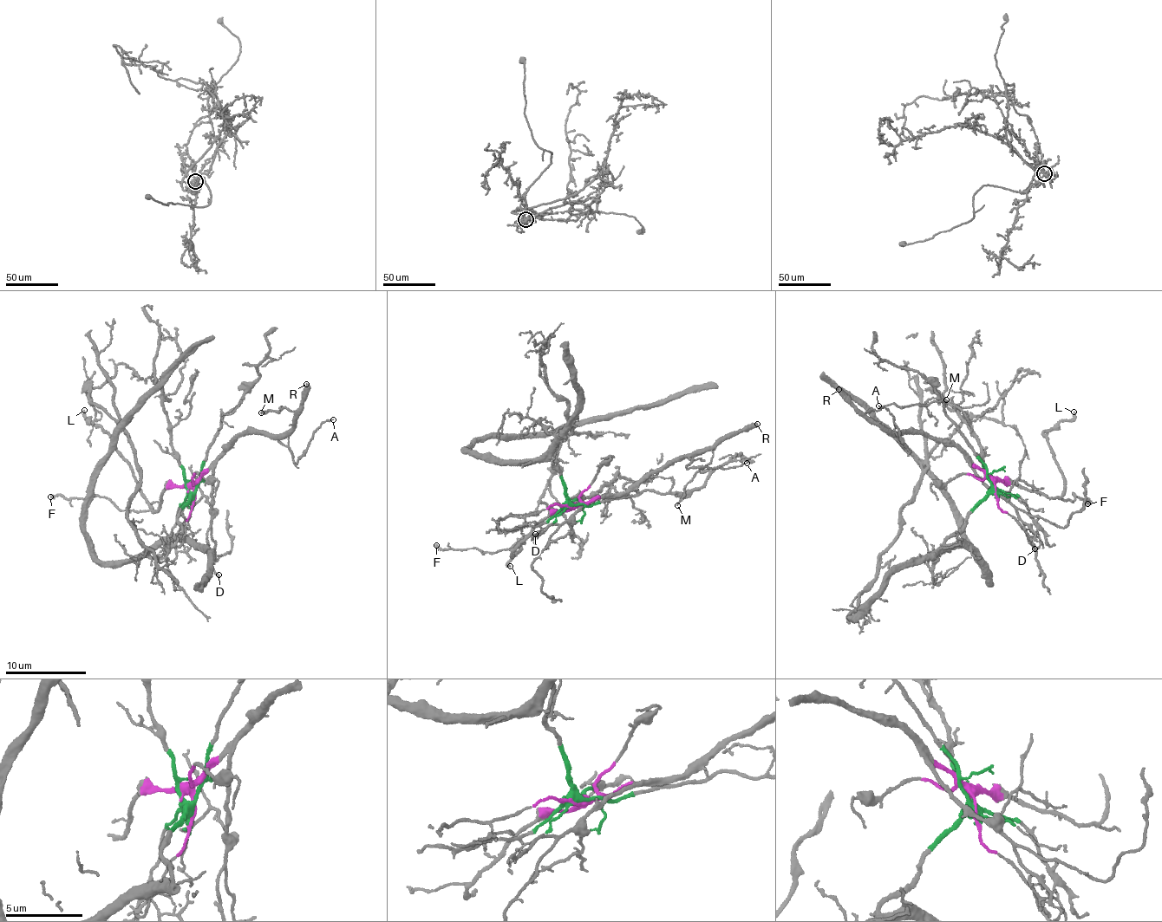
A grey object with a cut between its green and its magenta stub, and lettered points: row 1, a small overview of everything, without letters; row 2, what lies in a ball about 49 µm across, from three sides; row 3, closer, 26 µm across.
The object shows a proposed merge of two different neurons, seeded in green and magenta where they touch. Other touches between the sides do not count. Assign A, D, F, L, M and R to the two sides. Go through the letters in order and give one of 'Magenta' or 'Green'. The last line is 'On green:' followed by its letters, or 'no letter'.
A: Magenta
D: Magenta
F: Magenta
L: Magenta
M: Magenta
R: Magenta
On green: no letter

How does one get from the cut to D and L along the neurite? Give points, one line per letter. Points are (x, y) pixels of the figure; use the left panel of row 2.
D: (193, 492), (202, 473), (211, 474), (213, 484), (207, 546), (212, 568), (218, 575)
L: (193, 492), (168, 488), (157, 509), (153, 509), (114, 439), (86, 417), (84, 409)

